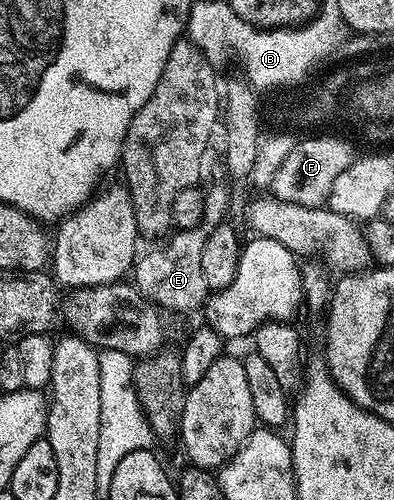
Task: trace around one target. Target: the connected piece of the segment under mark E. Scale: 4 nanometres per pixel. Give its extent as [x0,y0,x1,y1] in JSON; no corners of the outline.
[134,189,228,313]

